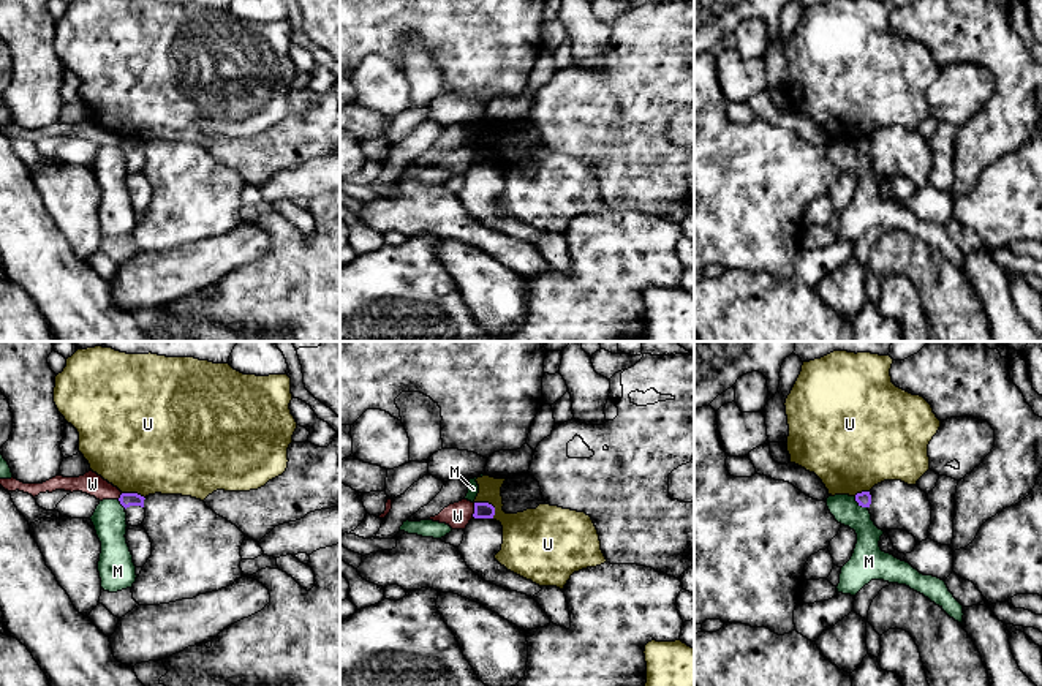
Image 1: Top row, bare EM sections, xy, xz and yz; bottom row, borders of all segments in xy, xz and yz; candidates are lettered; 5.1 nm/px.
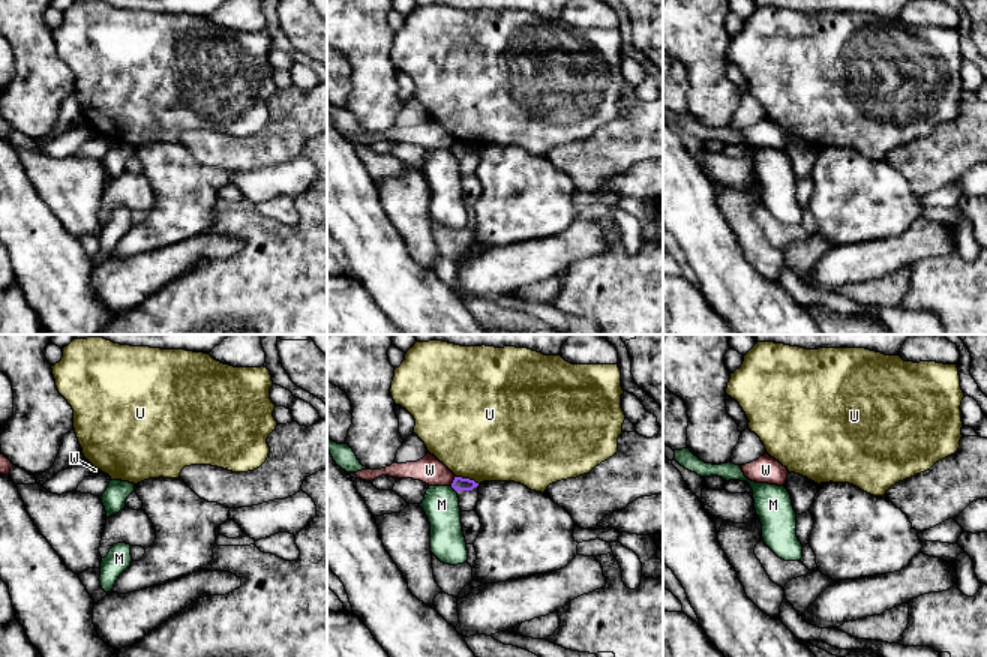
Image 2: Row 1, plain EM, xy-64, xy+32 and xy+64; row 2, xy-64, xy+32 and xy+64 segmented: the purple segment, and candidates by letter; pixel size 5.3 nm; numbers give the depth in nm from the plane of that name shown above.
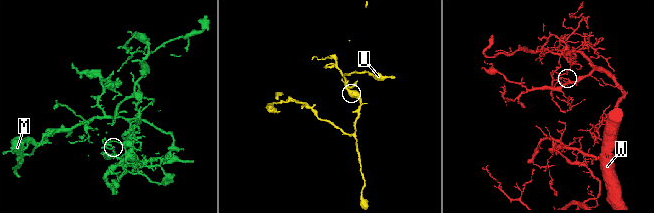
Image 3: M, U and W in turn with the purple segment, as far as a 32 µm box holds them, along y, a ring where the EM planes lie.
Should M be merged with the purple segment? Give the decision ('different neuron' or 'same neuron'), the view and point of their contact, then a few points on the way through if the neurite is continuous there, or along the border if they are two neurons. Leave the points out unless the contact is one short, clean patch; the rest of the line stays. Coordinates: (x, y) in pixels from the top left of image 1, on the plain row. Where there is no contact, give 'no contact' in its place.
different neuron | yz (860, 150) | along yz (854, 143), (867, 154)

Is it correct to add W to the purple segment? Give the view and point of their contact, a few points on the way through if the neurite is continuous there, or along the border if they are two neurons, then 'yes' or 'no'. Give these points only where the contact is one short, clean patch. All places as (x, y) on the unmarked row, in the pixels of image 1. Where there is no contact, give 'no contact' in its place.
contact xz (475, 155); border xz (475, 149), (471, 162); no

